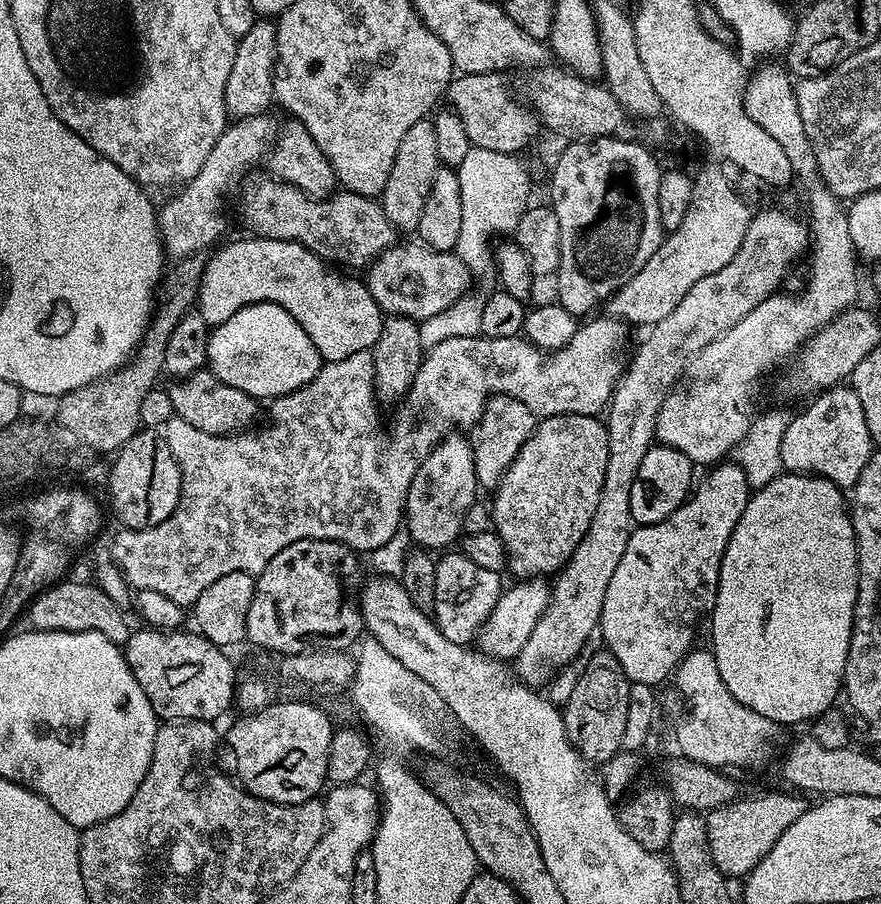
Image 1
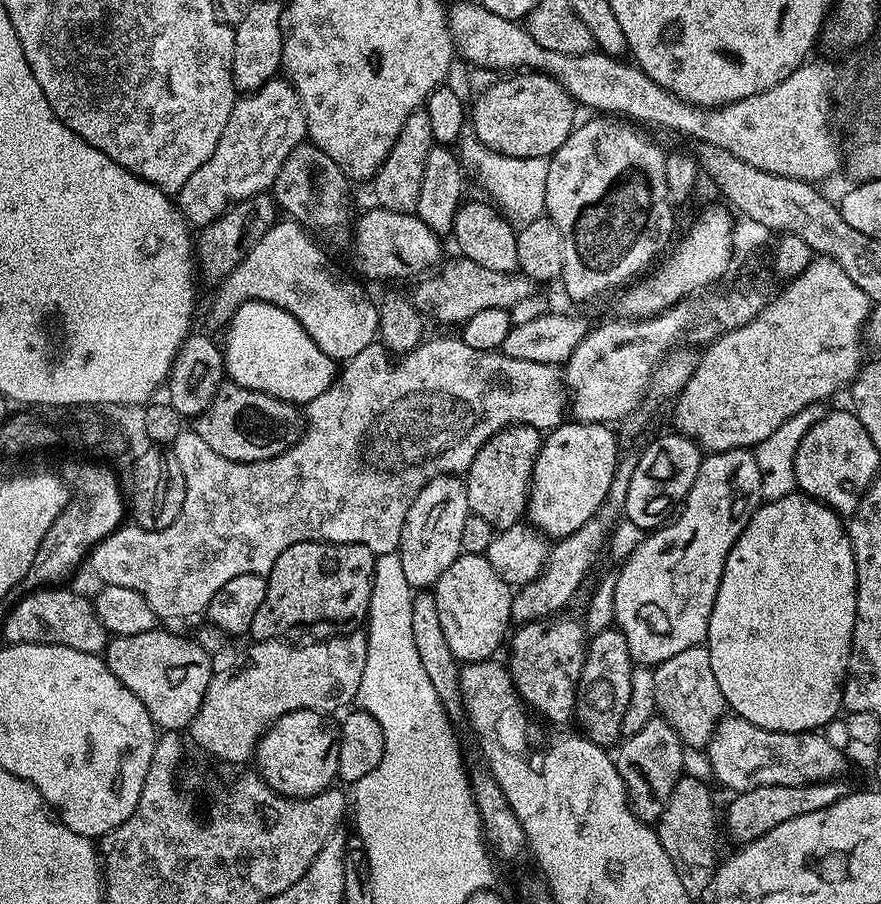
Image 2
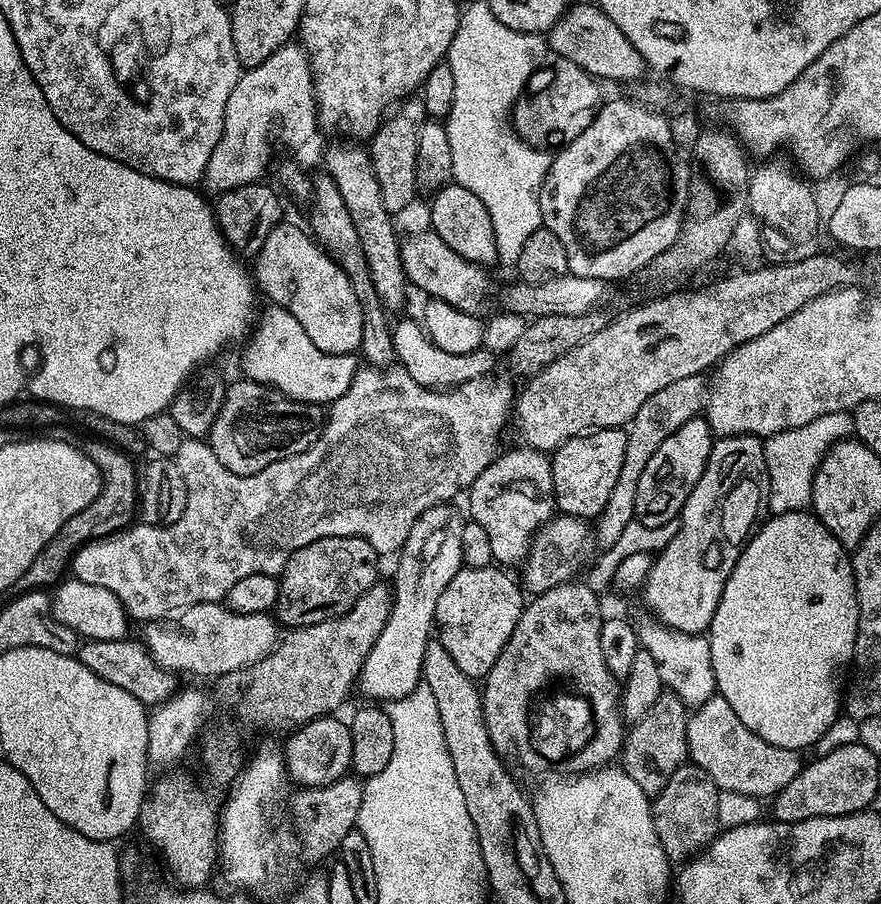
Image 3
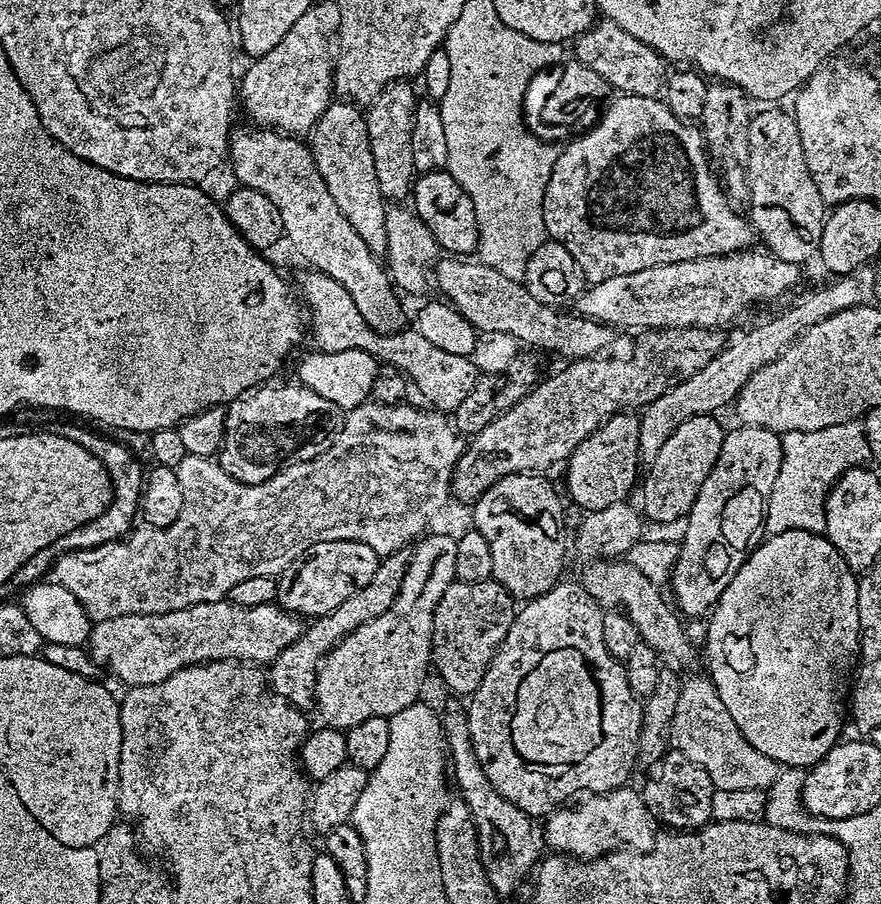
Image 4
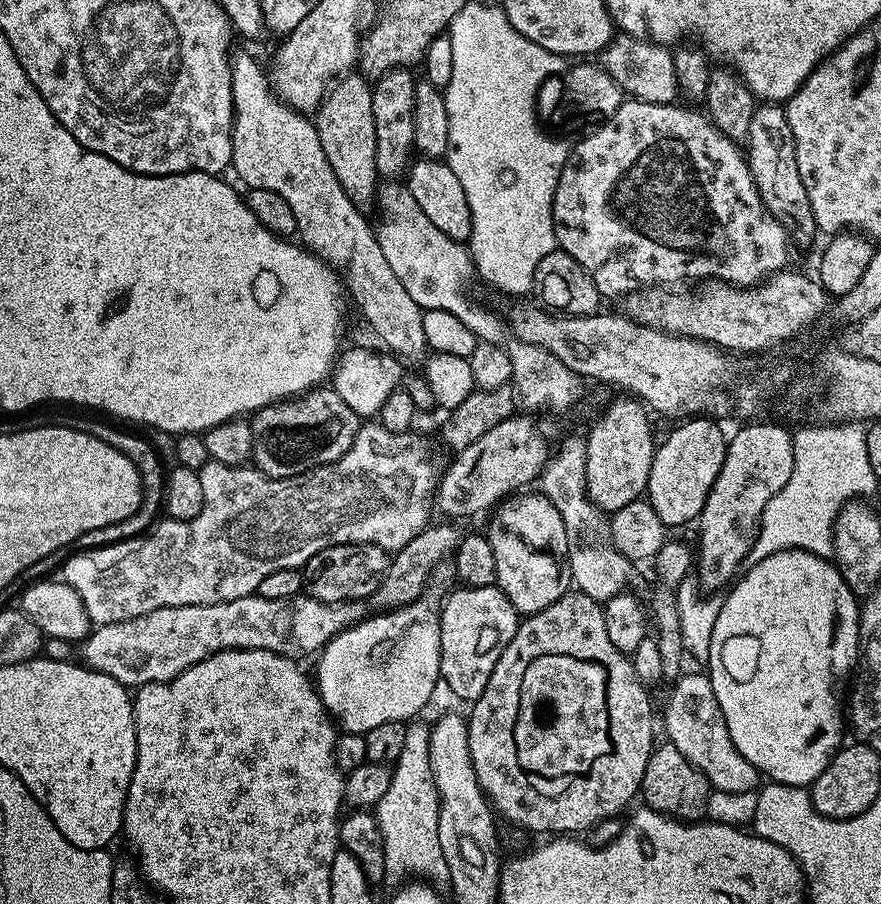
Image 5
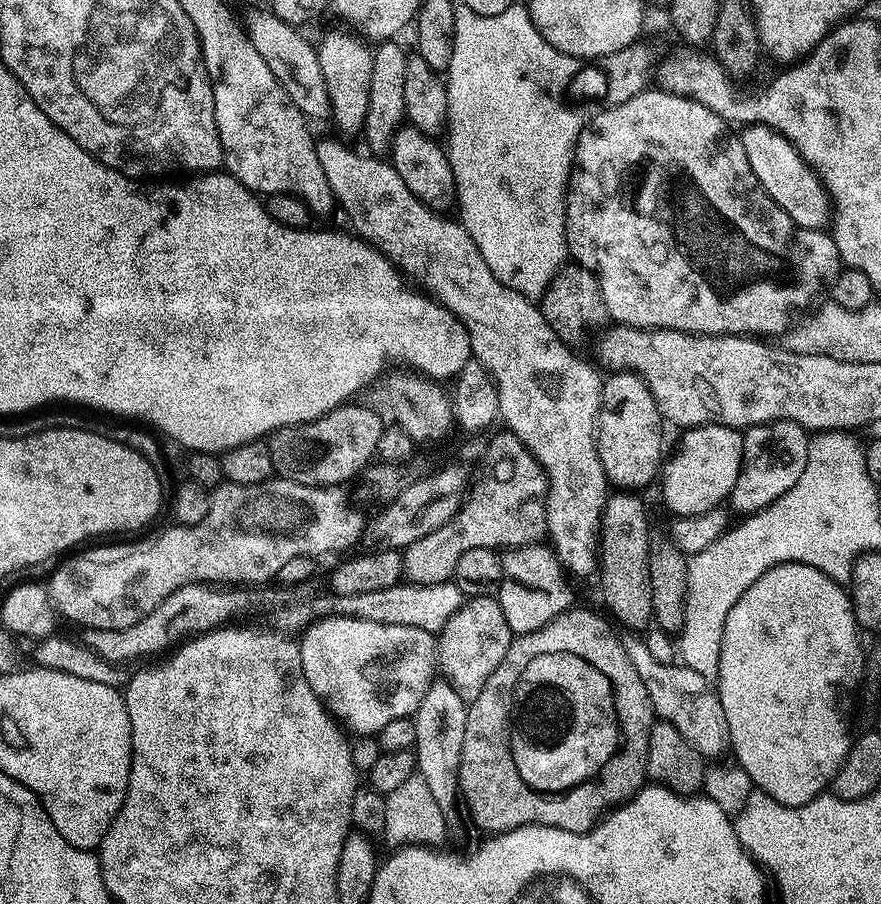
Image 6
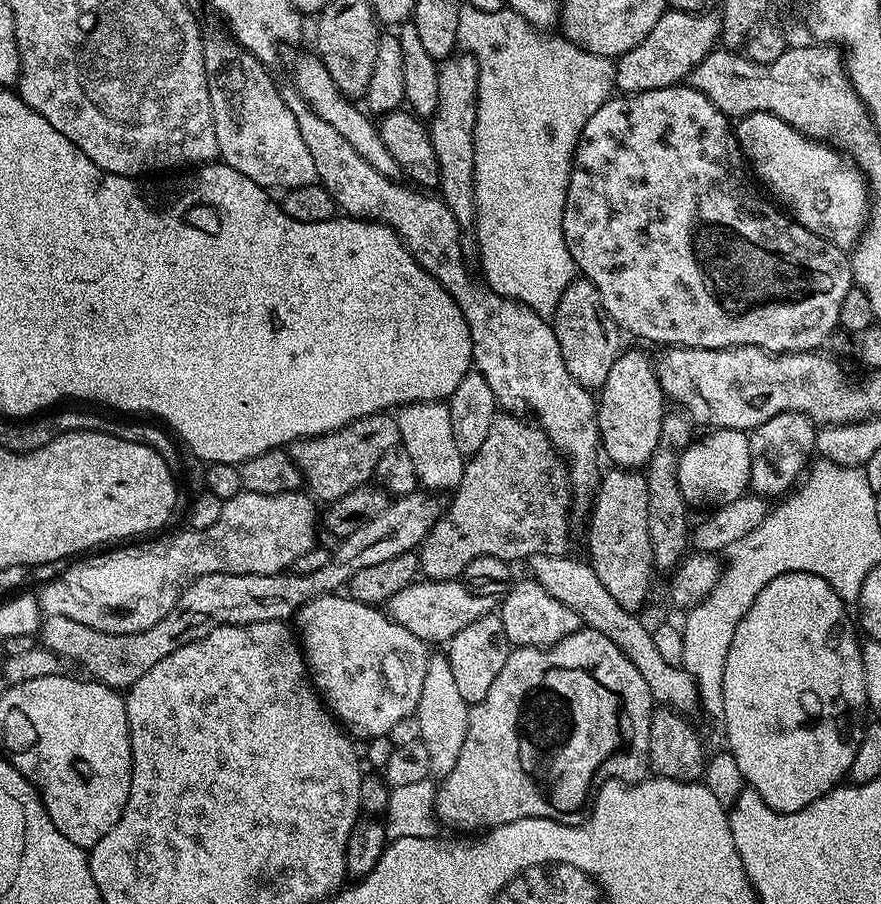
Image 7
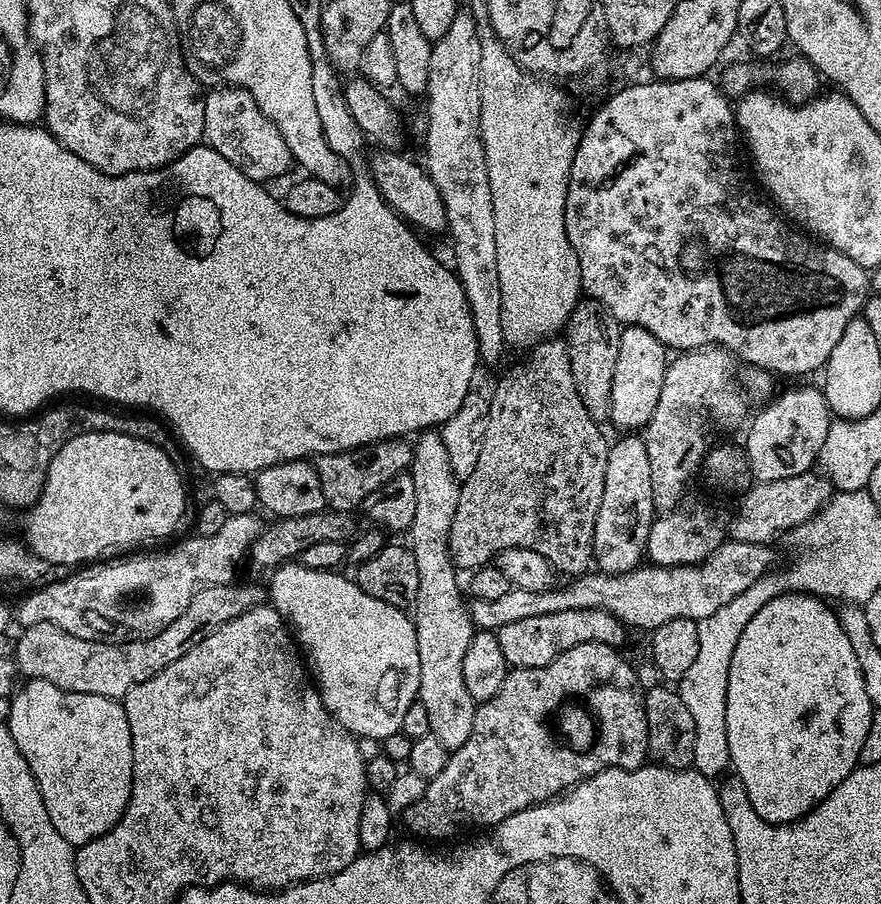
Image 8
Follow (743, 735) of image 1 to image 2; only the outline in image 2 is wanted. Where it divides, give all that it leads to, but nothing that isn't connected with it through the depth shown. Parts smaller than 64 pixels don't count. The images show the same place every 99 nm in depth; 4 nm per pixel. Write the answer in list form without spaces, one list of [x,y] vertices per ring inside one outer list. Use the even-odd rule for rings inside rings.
[[[707,647],[682,650],[682,654],[655,665],[652,673],[657,713],[677,732],[687,749],[707,747],[717,723],[726,715],[724,695],[718,690]]]

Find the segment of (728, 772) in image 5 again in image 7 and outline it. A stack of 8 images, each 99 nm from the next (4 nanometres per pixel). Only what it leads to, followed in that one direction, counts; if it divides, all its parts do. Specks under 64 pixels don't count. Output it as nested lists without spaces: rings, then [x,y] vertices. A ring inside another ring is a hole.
[[[572,554],[563,556],[530,556],[526,561],[531,579],[543,586],[558,602],[570,606],[574,614],[580,616],[581,621],[587,627],[598,630],[638,666],[638,674],[646,678],[646,686],[650,686],[650,694],[657,705],[667,706],[685,714],[692,714],[700,708],[700,695],[696,689],[696,682],[689,672],[683,667],[675,668],[670,666],[670,662],[662,659],[662,654],[658,654],[658,649],[654,647],[654,638],[651,631],[640,625],[640,616],[635,612],[627,612],[598,582],[598,574],[594,574],[591,563],[587,559],[575,560]]]

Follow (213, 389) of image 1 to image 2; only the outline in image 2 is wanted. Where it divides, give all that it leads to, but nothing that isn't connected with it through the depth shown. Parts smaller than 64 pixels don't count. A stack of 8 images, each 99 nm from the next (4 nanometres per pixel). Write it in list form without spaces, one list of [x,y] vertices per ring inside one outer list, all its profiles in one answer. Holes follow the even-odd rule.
[[[231,382],[217,387],[210,407],[194,420],[194,431],[222,458],[234,462],[262,462],[293,448],[306,427],[305,417],[297,405],[274,398],[265,392],[243,388]]]

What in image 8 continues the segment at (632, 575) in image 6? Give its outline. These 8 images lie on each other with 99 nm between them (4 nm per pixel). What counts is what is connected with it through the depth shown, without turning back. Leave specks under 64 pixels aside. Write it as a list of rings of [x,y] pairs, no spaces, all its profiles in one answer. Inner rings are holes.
[[[624,434],[621,440],[611,441],[606,458],[606,482],[602,486],[602,506],[598,506],[598,522],[594,522],[594,546],[592,558],[599,571],[610,576],[621,576],[624,572],[635,572],[646,556],[648,535],[657,515],[654,498],[650,490],[650,457],[646,455],[644,437],[640,434]]]

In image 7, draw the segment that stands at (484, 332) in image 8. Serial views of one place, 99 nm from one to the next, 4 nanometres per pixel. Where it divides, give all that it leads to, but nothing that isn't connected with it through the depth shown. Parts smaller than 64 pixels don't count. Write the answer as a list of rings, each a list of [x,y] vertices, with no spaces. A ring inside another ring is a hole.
[[[453,54],[440,64],[438,74],[438,110],[430,118],[430,135],[434,154],[440,167],[439,195],[444,205],[454,214],[461,229],[468,230],[476,223],[476,199],[474,198],[474,122],[476,121],[476,91],[478,90],[478,66],[471,54]]]

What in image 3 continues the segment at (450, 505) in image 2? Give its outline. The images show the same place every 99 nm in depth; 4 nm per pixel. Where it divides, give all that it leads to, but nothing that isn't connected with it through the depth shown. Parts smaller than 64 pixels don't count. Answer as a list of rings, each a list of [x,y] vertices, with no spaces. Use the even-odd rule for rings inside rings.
[[[447,503],[436,504],[414,522],[404,547],[398,553],[400,565],[396,568],[396,584],[392,598],[392,613],[388,615],[382,634],[374,642],[366,658],[358,692],[369,696],[372,702],[391,702],[410,694],[421,683],[424,648],[434,632],[438,598],[450,586],[450,578],[458,574],[462,558],[462,530],[464,524],[448,509]]]

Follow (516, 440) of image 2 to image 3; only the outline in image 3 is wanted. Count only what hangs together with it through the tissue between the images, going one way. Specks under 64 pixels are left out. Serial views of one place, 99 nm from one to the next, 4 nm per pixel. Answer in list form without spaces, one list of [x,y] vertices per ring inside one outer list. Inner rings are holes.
[[[519,447],[510,452],[501,451],[490,466],[474,478],[466,492],[471,523],[486,530],[493,561],[500,566],[523,565],[532,537],[557,511],[551,459],[534,448]]]

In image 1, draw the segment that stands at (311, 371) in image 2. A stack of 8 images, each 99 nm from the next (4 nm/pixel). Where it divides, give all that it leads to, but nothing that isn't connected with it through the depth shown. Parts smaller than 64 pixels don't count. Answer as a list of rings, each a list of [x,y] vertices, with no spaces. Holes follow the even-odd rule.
[[[277,304],[246,306],[234,318],[215,325],[206,337],[206,364],[211,372],[226,386],[234,386],[260,402],[306,386],[318,374],[321,363],[320,351],[310,342],[306,330]]]

